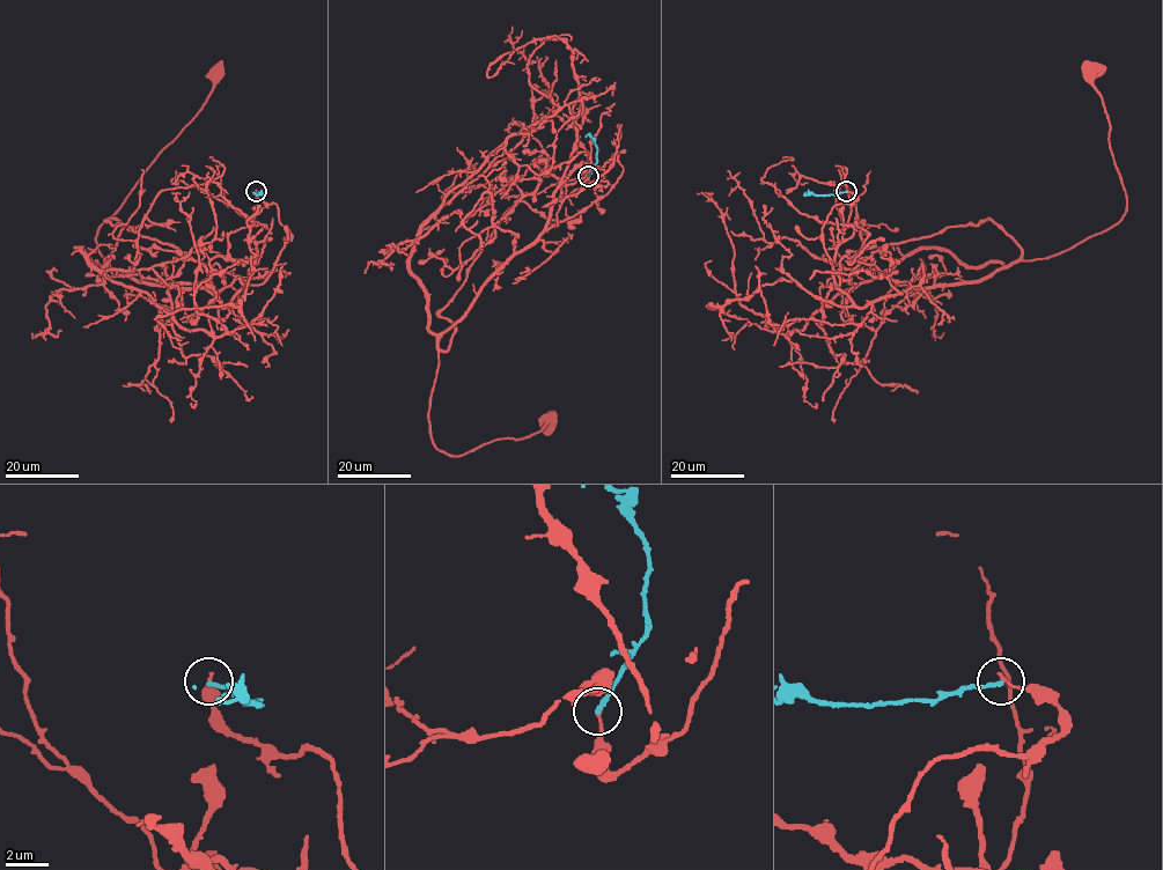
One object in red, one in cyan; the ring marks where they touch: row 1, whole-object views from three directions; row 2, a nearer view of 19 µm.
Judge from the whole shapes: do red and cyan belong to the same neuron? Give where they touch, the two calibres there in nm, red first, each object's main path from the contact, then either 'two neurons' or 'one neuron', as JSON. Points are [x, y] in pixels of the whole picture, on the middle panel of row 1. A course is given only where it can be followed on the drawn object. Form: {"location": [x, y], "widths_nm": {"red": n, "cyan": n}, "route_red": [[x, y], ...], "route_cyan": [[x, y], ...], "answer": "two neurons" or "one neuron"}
{"location": [588, 176], "widths_nm": {"red": 130, "cyan": 200}, "route_red": [[588, 176], [623, 150], [578, 167], [546, 229], [440, 338], [440, 450], [547, 419]], "route_cyan": [[588, 176], [597, 162], [597, 146], [589, 135], [586, 137]], "answer": "two neurons"}

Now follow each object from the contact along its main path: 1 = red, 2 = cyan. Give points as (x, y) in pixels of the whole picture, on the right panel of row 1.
1: (846, 191), (856, 199), (834, 206), (822, 240), (837, 286), (860, 308), (1069, 249), (1126, 209), (1089, 73)
2: (846, 191), (832, 194), (808, 192)

